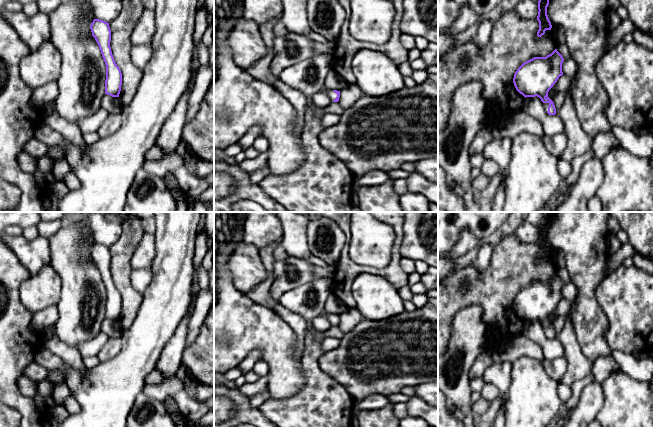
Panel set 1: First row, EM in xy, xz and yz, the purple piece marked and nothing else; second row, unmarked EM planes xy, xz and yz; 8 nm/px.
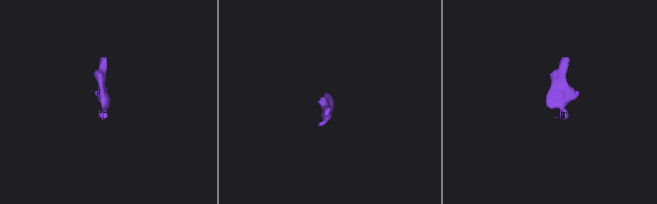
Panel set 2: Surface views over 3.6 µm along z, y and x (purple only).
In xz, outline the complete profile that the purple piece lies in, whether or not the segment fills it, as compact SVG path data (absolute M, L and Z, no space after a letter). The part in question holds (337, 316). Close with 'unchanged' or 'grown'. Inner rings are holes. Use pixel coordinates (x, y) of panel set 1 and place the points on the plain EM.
M323 311L321 316L327 317L332 326L338 326L339 325L340 315L337 315L337 314L328 314L325 311Z; grown

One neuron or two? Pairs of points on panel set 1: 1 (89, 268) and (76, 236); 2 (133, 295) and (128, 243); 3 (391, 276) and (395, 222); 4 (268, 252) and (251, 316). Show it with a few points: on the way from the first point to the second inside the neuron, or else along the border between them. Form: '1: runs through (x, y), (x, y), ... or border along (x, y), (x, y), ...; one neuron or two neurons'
1: runs through (81, 261), (76, 256), (76, 244); one neuron
2: runs through (122, 282), (122, 256); one neuron
3: runs through (394, 263), (398, 235); one neuron
4: border along (245, 294), (252, 300), (273, 309); two neurons

